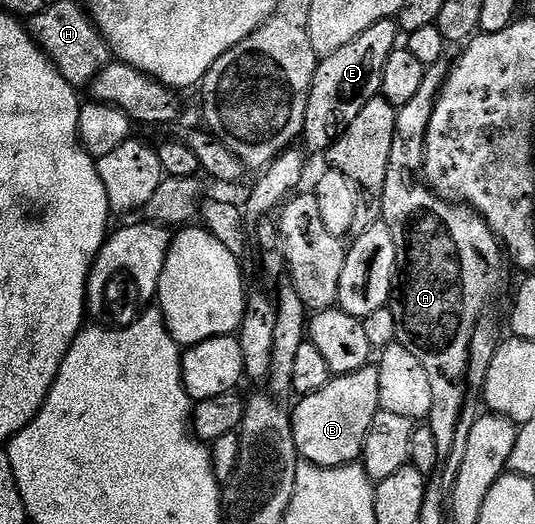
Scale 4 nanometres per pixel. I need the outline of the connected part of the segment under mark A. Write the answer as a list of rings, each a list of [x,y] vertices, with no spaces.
[[[446,61],[434,62],[423,71],[421,88],[409,100],[409,104],[398,107],[395,116],[395,135],[393,152],[389,152],[389,168],[385,176],[385,188],[381,195],[381,218],[386,222],[389,232],[393,232],[393,244],[397,252],[397,296],[389,305],[397,320],[395,341],[399,342],[429,372],[429,384],[433,387],[433,408],[425,420],[433,432],[440,459],[446,460],[453,448],[453,435],[457,432],[457,420],[467,399],[467,365],[469,364],[469,344],[473,332],[479,327],[487,305],[499,290],[503,278],[505,254],[495,233],[487,227],[487,222],[466,204],[456,204],[442,194],[436,194],[420,178],[423,168],[423,149],[429,120],[433,116],[435,102],[443,91],[449,66]]]

